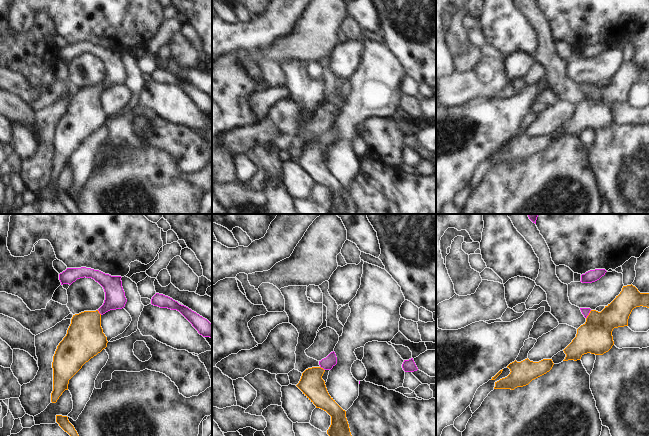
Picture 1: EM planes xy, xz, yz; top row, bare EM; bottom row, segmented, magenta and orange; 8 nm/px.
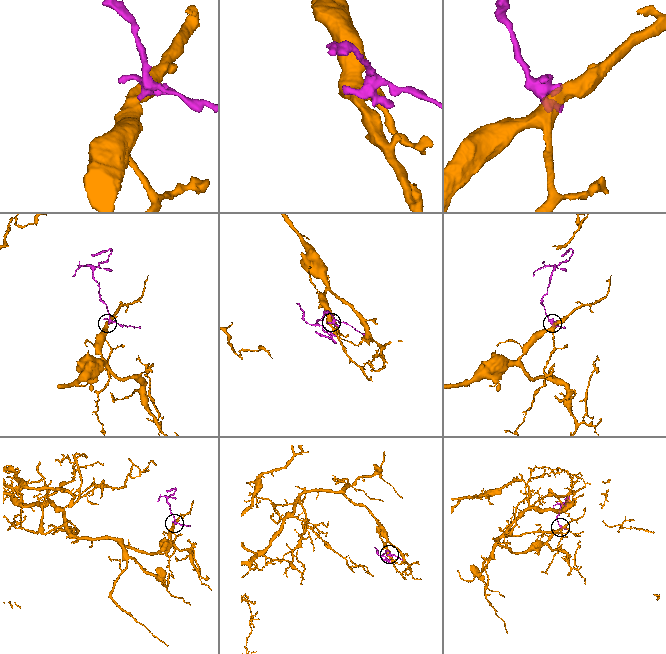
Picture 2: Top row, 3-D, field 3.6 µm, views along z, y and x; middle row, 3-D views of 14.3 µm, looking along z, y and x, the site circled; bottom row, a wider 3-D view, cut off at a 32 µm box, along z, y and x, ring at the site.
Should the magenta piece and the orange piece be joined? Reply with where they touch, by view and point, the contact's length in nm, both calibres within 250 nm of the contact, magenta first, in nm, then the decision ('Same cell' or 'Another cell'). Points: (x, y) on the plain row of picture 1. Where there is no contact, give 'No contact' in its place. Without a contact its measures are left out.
Touches magenta at yz (588, 90). Shared border 80 nm. Thickness 60 nm (magenta) against 280 nm. Same cell.

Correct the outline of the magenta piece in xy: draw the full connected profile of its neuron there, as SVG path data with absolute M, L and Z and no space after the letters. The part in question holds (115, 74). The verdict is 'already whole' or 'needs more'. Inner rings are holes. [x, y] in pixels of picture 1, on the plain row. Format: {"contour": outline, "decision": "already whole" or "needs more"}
{"contour": "M67 44L59 50L61 61L71 61L80 54L92 54L104 65L105 76L96 87L84 87L73 91L66 112L57 122L53 132L53 167L51 178L56 179L69 156L91 134L107 123L107 113L101 103L101 92L110 86L122 85L127 75L121 52L111 52L91 44Z", "decision": "needs more"}

